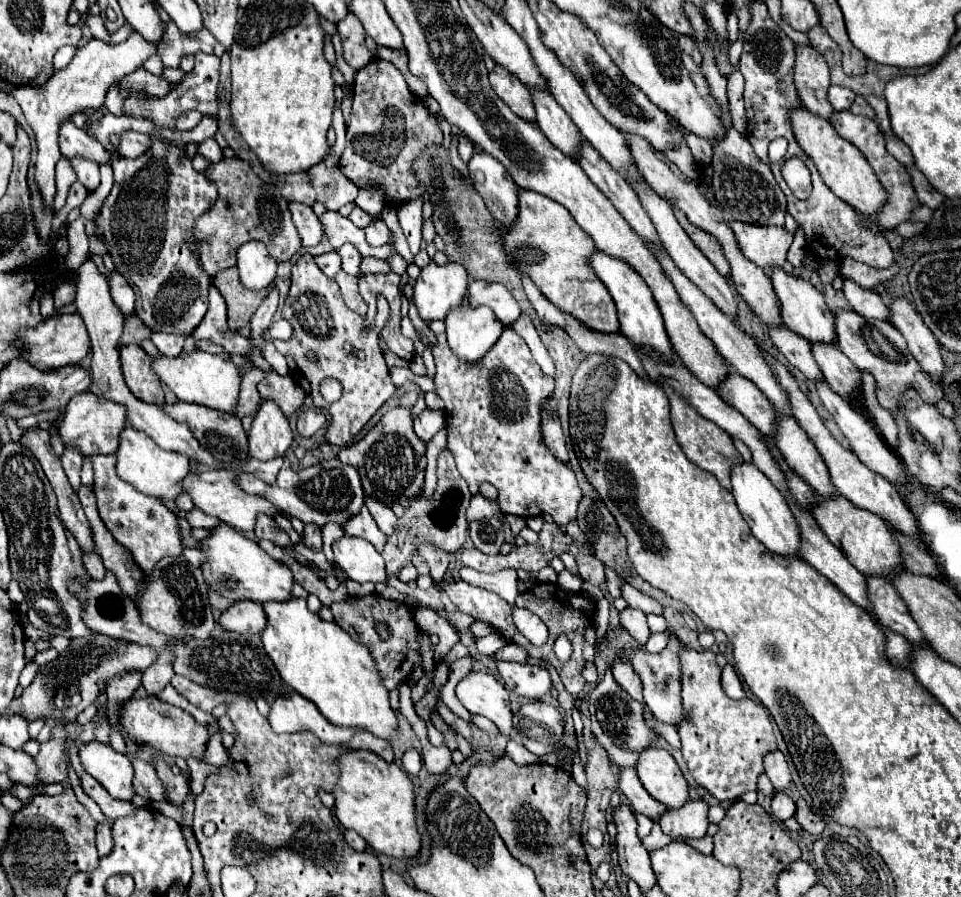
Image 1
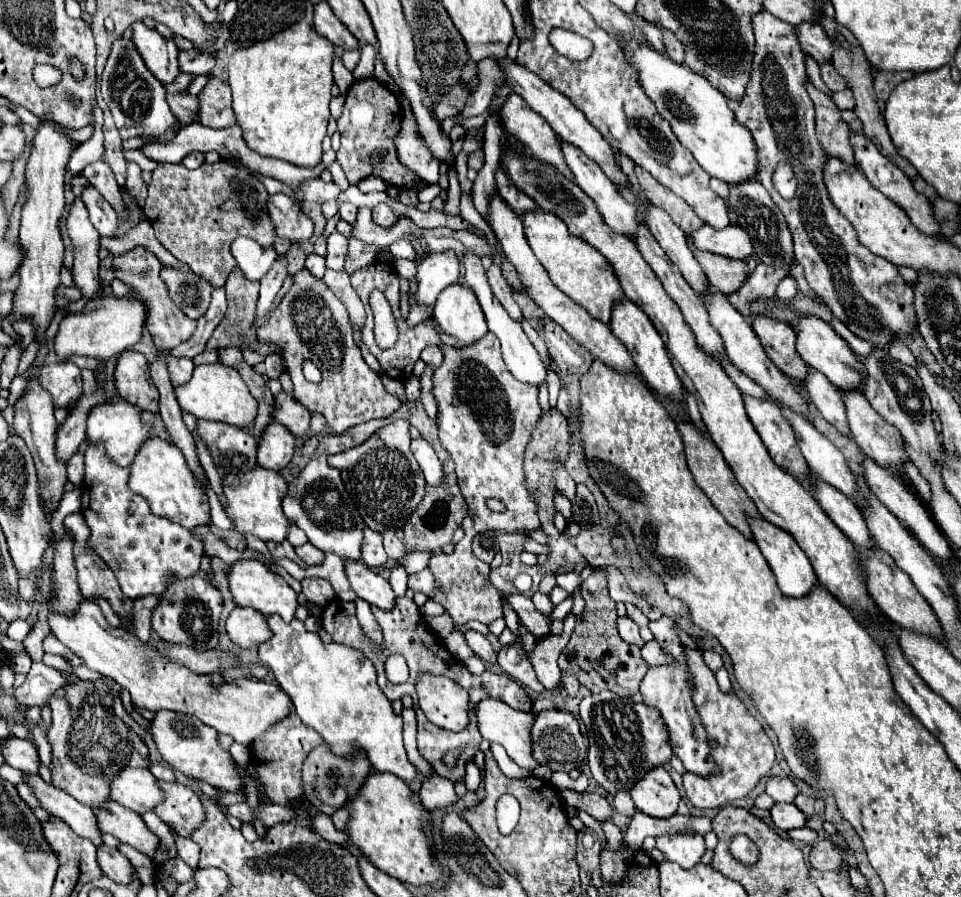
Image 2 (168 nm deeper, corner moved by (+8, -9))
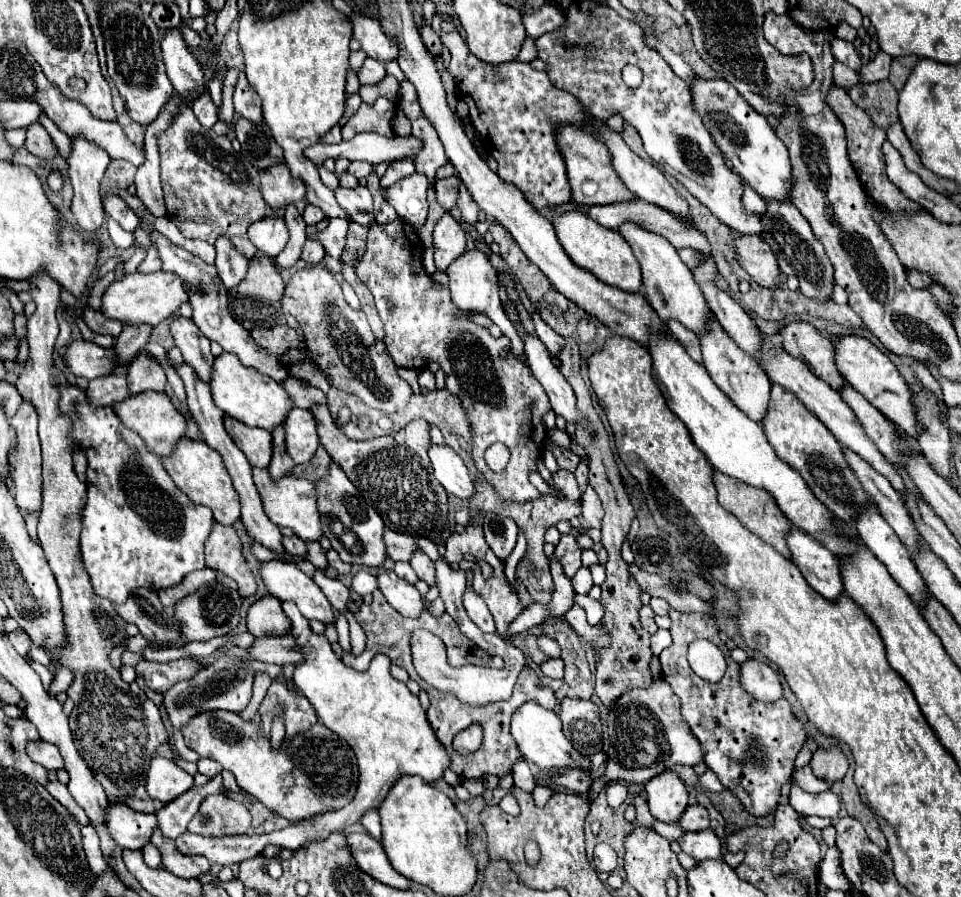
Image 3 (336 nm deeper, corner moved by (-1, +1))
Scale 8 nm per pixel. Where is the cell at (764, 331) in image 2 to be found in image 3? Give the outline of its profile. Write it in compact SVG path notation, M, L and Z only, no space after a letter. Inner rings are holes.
M792 322L784 326L778 334L782 336L784 350L796 358L804 358L808 368L818 378L828 382L834 390L840 390L842 384L846 384L834 364L830 338L822 336L812 324Z

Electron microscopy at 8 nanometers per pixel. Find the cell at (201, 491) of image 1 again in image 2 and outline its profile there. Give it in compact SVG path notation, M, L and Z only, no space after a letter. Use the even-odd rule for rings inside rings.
M255 466L247 474L223 478L223 490L227 498L227 514L239 534L251 532L265 542L283 542L287 538L293 522L283 514L281 508L281 500L287 496L287 482L281 478L281 474Z

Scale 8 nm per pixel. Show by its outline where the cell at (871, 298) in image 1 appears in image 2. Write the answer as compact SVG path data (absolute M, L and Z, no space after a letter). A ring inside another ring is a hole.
M895 340L889 350L891 350L891 358L895 358L895 360L899 360L899 362L911 366L911 368L917 368L917 366L915 366L917 360L915 360L915 356L911 354L911 350L907 348L907 344L905 344L903 340Z

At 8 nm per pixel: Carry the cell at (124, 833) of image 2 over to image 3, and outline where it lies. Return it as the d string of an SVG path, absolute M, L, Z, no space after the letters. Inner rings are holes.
M160 828L152 832L150 844L154 844L160 850L164 868L180 878L198 878L200 874L206 874L210 870L210 862L204 856L184 856L176 852L174 840L166 838Z

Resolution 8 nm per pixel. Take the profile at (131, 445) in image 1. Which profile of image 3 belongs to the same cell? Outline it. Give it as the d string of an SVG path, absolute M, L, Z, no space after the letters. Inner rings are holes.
M180 438L176 442L176 448L172 454L162 456L162 464L168 472L168 476L172 476L174 484L194 502L194 504L202 504L208 506L214 514L214 520L230 526L236 520L240 520L240 500L238 500L238 492L232 486L230 474L226 472L220 454L216 450L212 450L206 442L202 440L190 440L190 438Z

